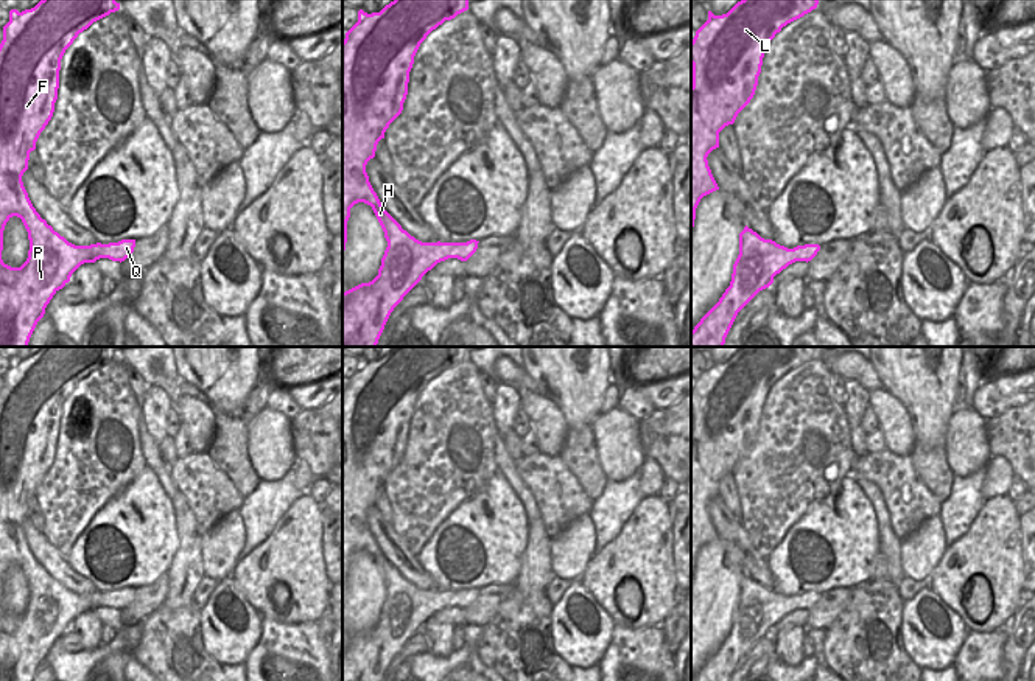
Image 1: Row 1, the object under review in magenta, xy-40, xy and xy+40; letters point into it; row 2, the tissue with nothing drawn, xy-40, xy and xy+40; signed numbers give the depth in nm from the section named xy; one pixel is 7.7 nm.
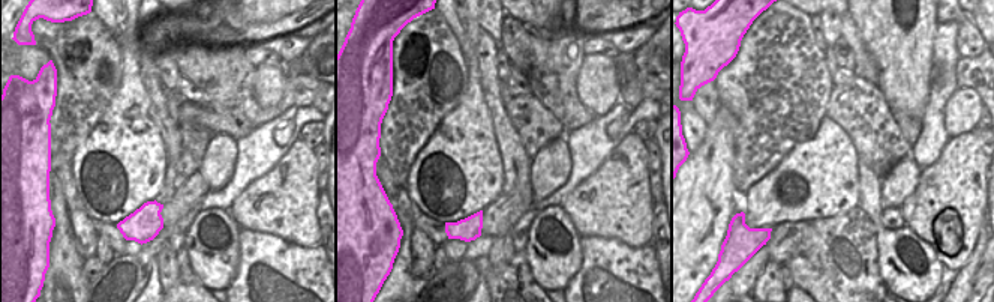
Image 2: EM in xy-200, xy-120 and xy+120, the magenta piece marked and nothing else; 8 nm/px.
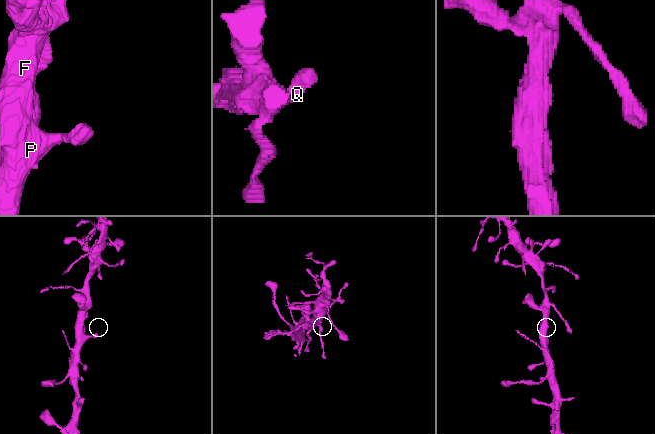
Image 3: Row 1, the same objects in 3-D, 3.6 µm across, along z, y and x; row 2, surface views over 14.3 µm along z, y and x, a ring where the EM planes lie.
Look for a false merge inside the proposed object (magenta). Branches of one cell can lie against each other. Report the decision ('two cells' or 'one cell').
one cell

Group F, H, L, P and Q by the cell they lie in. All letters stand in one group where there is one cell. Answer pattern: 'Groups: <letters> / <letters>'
Groups: F H L P Q

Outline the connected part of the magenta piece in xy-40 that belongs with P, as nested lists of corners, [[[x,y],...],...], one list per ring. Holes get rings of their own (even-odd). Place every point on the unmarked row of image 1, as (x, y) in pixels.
[[[42,347],[31,358],[22,361],[11,358],[9,370],[3,375],[3,389],[0,392],[0,681],[33,681],[53,644],[70,630],[72,622],[81,613],[95,611],[100,606],[121,611],[134,600],[135,588],[90,594],[68,591],[40,566],[22,530],[22,524],[28,518],[30,501],[36,498],[36,490],[54,460],[61,407],[65,398],[93,370],[118,358],[120,351],[115,347]],[[12,564],[22,568],[30,588],[28,606],[20,616],[11,616],[2,608],[3,578]]]

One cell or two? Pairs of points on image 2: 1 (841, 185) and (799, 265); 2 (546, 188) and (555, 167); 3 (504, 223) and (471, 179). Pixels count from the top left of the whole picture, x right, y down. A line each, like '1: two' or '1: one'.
1: two
2: one
3: two

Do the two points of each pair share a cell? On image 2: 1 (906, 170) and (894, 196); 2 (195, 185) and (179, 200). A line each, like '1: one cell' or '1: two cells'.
1: one cell
2: one cell

